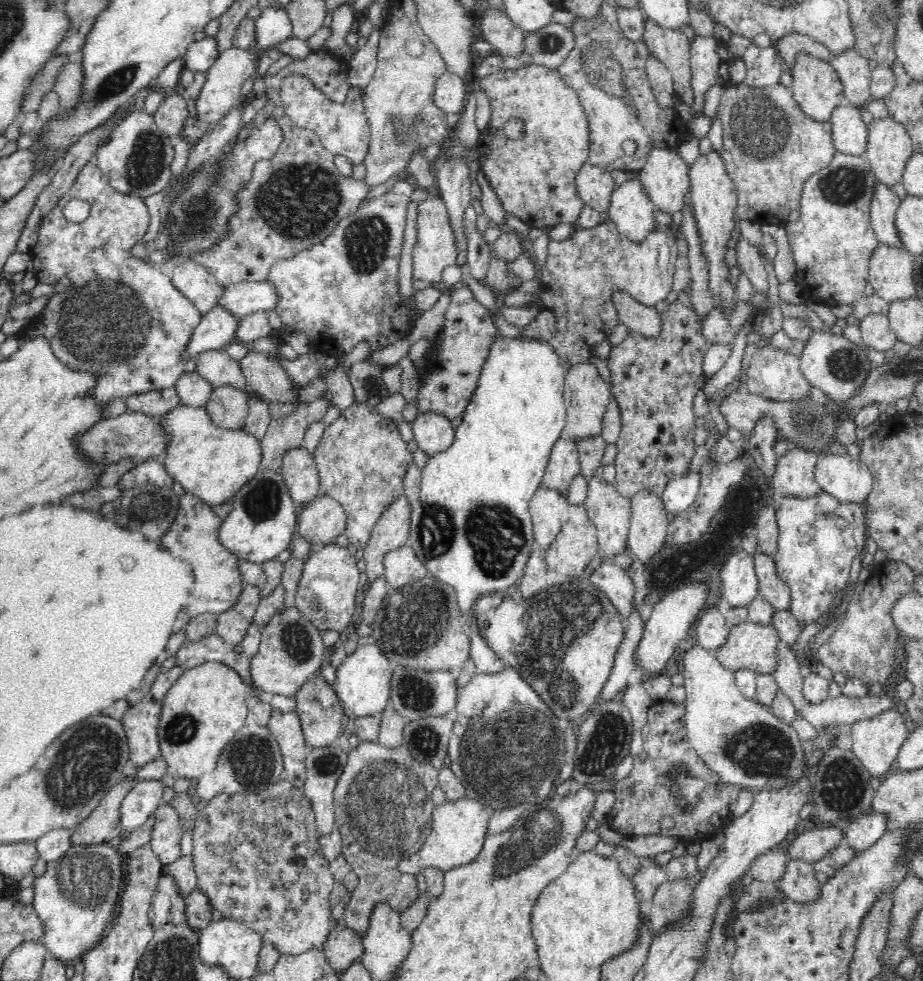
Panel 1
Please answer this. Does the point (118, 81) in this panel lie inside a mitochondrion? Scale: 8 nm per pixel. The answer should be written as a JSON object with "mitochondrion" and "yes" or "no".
{"mitochondrion":"yes"}

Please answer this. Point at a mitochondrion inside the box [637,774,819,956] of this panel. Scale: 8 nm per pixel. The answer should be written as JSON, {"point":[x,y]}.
{"point":[761,920]}

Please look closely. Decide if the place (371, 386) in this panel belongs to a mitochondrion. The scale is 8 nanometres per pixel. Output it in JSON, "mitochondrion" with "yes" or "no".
{"mitochondrion":"yes"}

